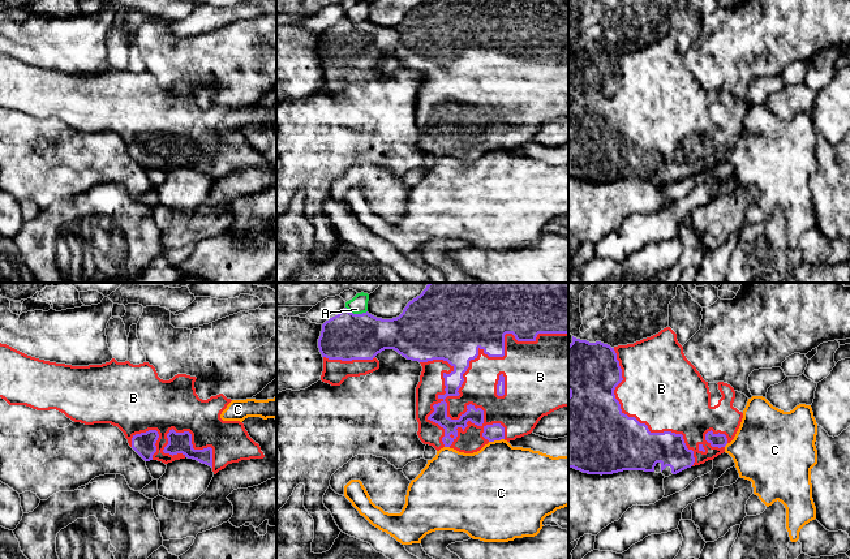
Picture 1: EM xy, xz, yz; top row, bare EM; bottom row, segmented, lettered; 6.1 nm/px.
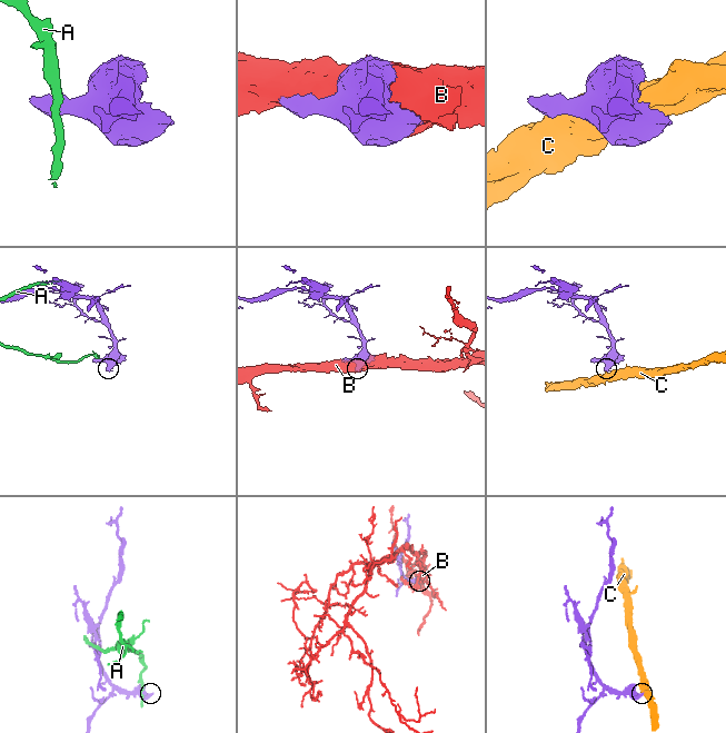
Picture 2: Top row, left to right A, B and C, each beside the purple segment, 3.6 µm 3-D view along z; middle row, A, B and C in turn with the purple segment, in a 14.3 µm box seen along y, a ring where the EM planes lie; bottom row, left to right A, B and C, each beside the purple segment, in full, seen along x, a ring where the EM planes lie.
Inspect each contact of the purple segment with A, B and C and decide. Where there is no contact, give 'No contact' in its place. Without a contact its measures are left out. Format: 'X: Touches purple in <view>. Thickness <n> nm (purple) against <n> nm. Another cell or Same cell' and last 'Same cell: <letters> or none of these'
A: Touches purple in xz. Thickness 300 nm (purple) against 110 nm. Another cell
B: Touches purple in xz. Thickness 460 nm (purple) against 220 nm. Same cell
C: Touches purple in xz. Thickness 110 nm (purple) against 440 nm. Another cell
Same cell: B

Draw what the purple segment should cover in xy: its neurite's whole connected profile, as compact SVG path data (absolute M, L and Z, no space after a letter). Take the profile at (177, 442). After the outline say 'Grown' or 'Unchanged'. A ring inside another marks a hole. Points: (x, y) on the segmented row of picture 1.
M0 343L0 397L9 405L37 410L56 409L74 422L117 426L129 446L145 460L164 464L193 459L212 468L214 474L228 464L263 459L240 421L223 421L222 412L232 401L223 394L202 400L196 394L196 377L177 374L163 380L153 365L133 365L112 358L102 365L72 366L27 356Z. Grown

